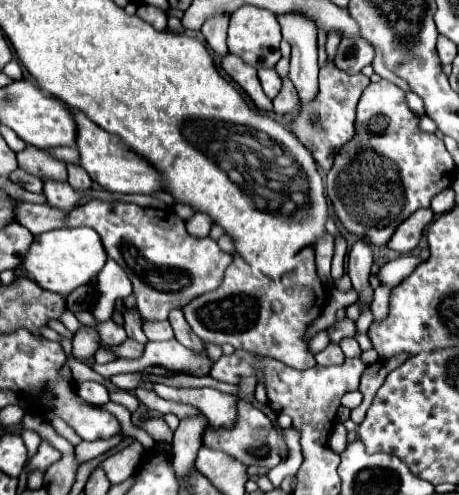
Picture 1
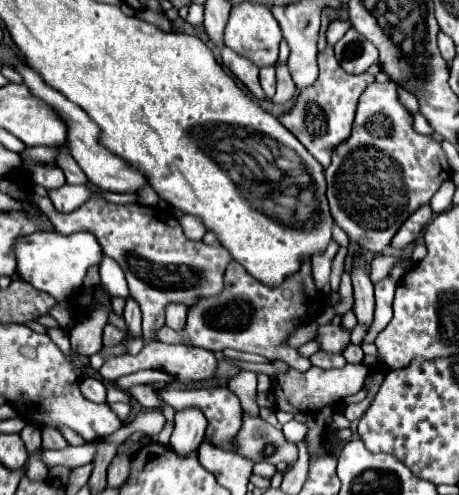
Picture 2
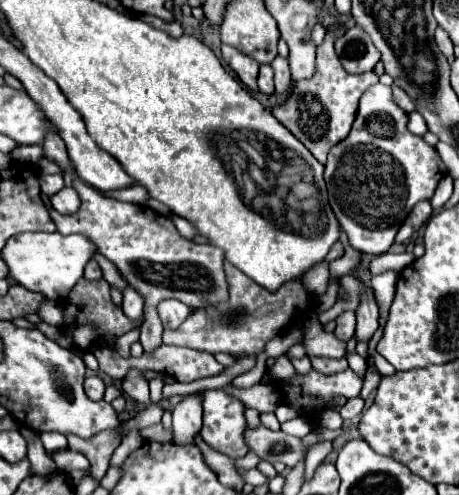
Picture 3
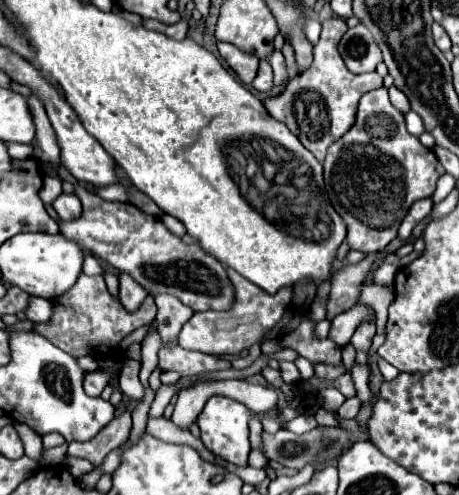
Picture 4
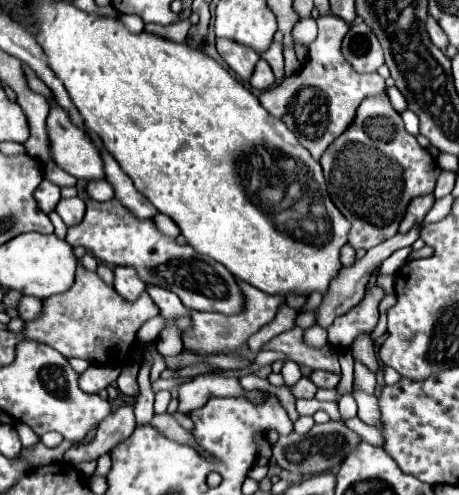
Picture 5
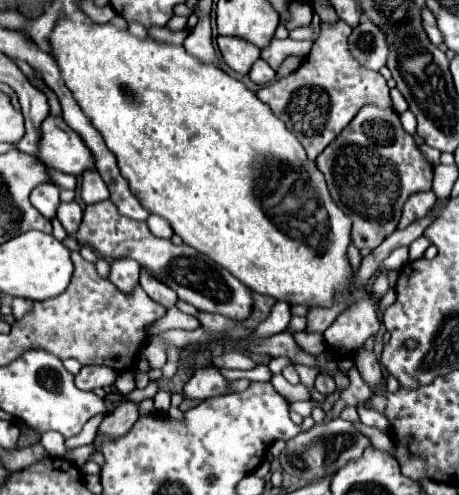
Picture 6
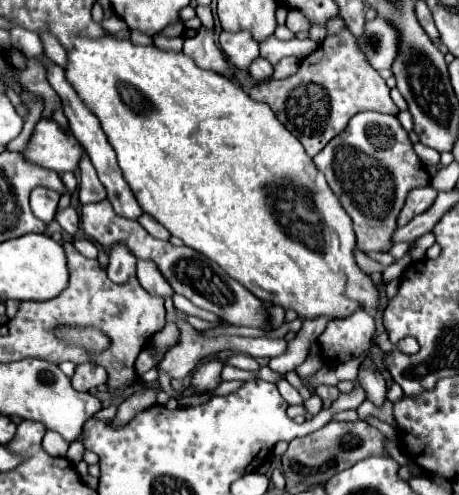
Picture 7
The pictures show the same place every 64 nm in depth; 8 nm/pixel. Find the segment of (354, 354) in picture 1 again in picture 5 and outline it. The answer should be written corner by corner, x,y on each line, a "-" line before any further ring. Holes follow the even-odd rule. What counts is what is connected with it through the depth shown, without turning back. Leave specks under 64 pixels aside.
354,392
352,394
358,402
358,416
360,420
364,420
370,426
378,424
378,398
374,394
366,394
366,392

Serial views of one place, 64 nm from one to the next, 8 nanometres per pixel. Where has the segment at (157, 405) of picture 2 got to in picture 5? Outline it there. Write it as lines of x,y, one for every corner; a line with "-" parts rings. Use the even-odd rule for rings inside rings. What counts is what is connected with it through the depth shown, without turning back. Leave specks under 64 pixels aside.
132,362
132,364
126,364
118,376
118,390
126,396
136,396
140,390
138,390
138,382
136,382
136,374
140,370
140,364

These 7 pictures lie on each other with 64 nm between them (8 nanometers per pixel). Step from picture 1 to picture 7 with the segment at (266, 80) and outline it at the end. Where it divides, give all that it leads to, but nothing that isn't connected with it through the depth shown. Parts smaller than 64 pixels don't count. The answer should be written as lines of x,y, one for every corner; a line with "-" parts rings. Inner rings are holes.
256,58
256,60
250,64
248,72
250,72
250,76
252,76
256,82
264,82
264,80
268,80
268,78
272,76
274,70
272,70
272,64
270,64
268,60

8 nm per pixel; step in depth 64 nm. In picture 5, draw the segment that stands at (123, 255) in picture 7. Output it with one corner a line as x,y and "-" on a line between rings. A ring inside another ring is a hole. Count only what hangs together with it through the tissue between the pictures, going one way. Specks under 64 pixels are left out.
114,268
114,288
126,302
134,302
146,290
146,284
132,272
132,268

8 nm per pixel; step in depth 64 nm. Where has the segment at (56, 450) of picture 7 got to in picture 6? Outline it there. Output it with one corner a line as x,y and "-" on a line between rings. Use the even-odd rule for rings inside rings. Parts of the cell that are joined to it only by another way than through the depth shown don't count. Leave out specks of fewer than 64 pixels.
46,432
40,436
40,442
42,446
52,454
52,456
64,456
66,452
66,446
64,446
64,436
58,434
58,432

